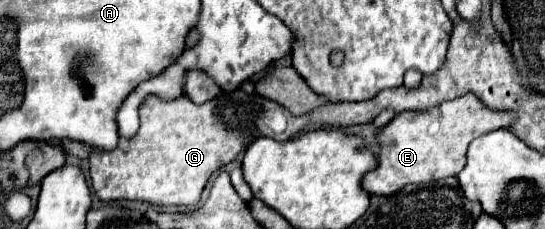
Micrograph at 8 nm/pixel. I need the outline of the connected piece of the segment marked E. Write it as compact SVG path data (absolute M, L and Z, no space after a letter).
M471 93L443 101L425 113L395 115L377 133L377 167L363 175L361 187L371 195L391 195L409 183L431 183L445 177L455 177L465 167L465 153L473 139L511 123L513 113L485 109Z

